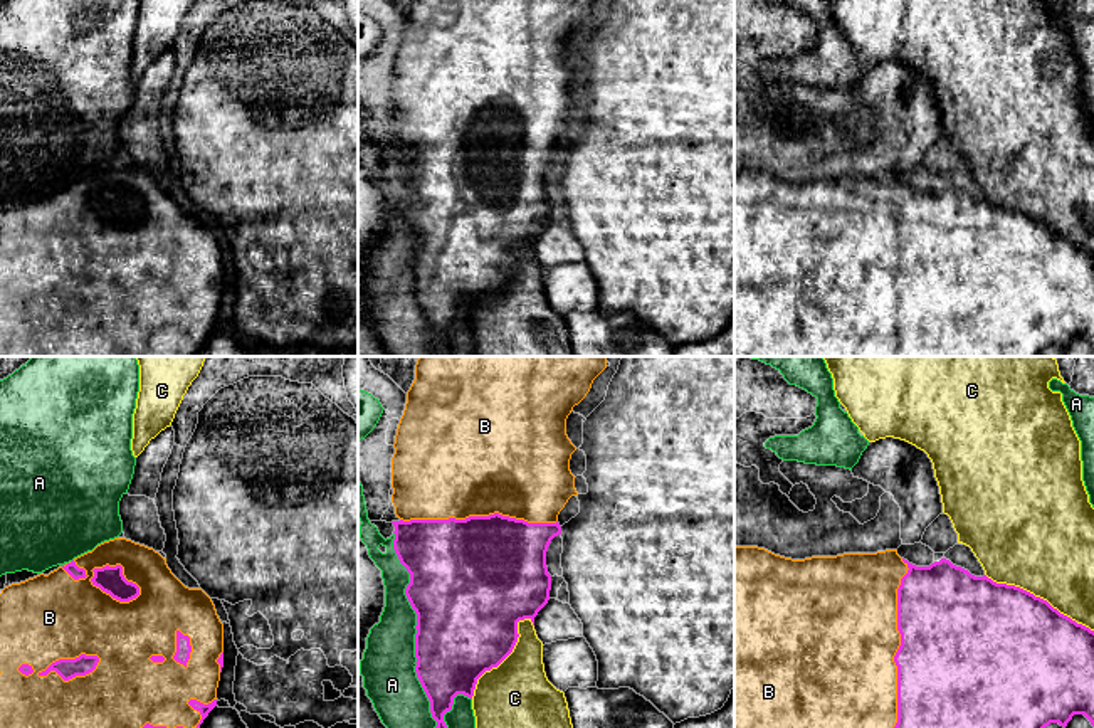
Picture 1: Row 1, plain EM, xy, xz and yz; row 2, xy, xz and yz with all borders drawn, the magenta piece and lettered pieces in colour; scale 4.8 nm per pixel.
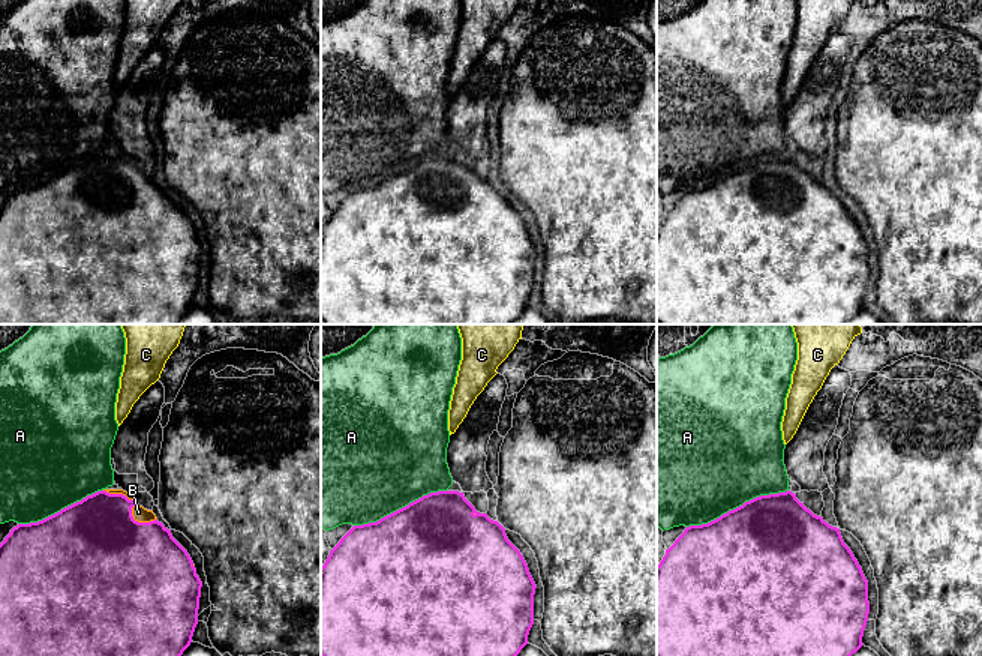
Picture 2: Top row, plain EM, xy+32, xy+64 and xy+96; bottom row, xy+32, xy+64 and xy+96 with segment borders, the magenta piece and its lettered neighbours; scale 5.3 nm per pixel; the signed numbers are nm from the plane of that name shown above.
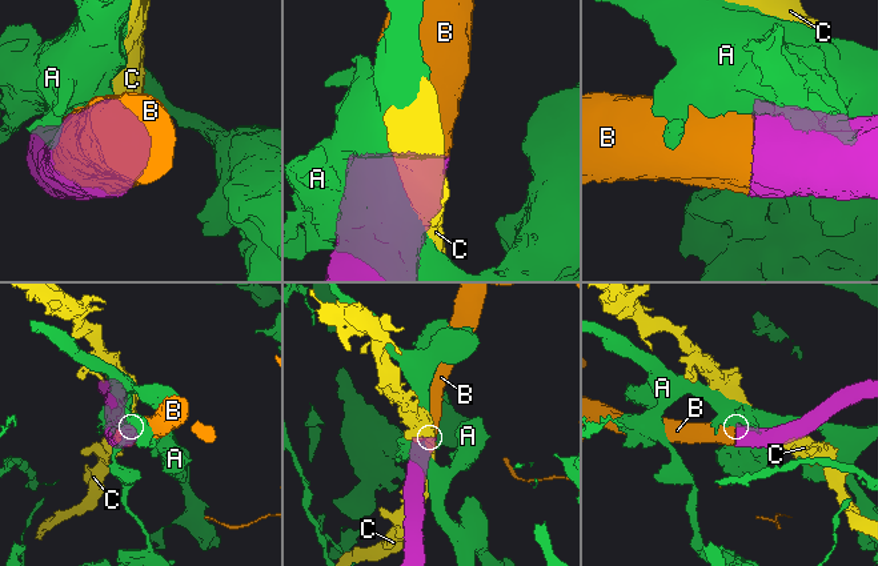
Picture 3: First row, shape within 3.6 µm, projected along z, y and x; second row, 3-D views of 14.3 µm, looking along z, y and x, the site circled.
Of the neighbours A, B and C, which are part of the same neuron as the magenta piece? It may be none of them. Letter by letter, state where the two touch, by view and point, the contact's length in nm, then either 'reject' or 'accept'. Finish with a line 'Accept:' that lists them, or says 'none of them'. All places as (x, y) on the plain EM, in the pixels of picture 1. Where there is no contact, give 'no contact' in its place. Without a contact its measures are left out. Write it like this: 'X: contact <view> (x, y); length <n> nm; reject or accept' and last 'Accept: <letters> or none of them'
A: contact xz (417, 256); length 1000 nm; reject
B: contact yz (899, 269); length 850 nm; accept
C: contact yz (1039, 221); length 600 nm; reject
Accept: B

